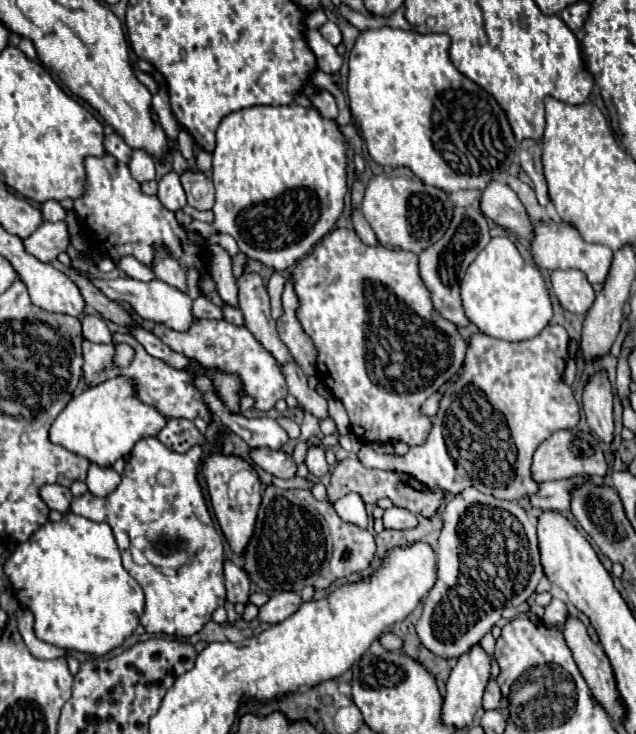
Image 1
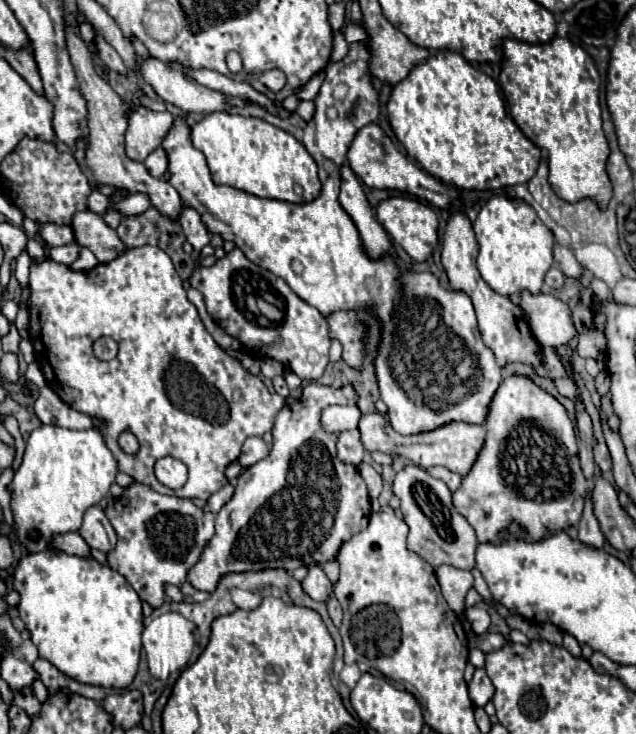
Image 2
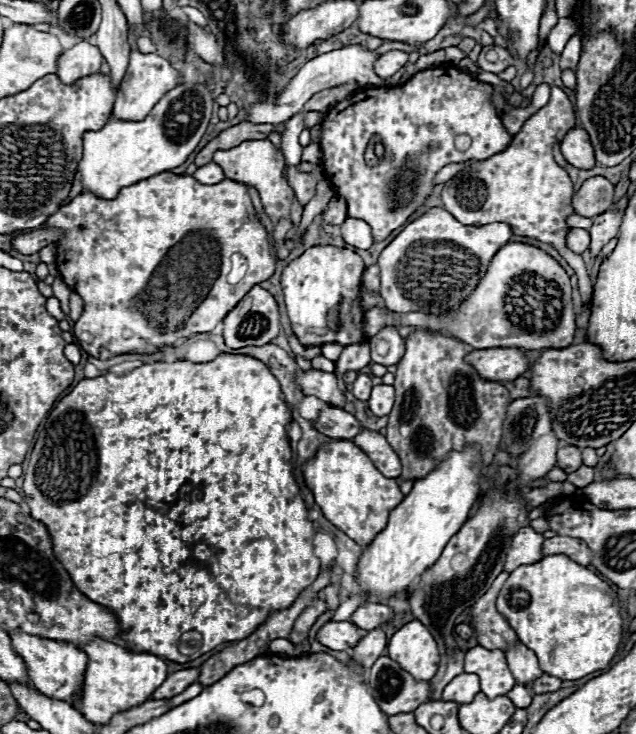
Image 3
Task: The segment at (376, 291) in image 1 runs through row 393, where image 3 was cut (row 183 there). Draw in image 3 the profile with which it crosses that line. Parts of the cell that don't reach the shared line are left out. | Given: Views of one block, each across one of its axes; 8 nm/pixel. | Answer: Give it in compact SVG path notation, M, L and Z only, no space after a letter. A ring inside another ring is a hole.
M434 66L426 68L418 74L414 74L406 84L402 86L384 86L384 88L366 88L344 102L338 102L324 118L322 122L322 166L326 178L330 176L330 182L338 196L342 196L348 204L348 216L360 218L370 224L374 242L384 240L392 234L392 230L406 224L406 220L432 196L434 190L434 176L440 168L454 162L464 160L484 160L492 154L502 152L512 136L502 126L502 120L498 118L494 104L490 100L492 86L484 84L470 74L462 72L456 66ZM466 134L470 136L472 144L466 152L456 150L454 140L456 136ZM372 136L380 136L380 142L384 146L382 158L378 158L376 166L366 164L364 150L366 144L372 140Z

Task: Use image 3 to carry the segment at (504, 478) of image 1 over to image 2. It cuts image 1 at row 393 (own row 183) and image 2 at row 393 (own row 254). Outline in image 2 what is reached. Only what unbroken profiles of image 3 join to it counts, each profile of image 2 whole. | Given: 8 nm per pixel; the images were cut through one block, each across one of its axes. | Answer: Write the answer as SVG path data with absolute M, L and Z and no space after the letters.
M562 378L562 380L556 380L554 384L556 384L558 392L564 394L566 398L570 398L570 400L576 400L578 394L580 394L580 392L578 392L578 386L576 386L576 382L574 382L572 378Z

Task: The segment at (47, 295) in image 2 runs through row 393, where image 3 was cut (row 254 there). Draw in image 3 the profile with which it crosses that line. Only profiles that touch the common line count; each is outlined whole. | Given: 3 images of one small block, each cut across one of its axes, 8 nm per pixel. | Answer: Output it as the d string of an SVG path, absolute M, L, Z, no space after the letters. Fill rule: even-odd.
M162 172L120 190L112 200L96 198L84 190L50 216L42 228L62 230L62 238L54 244L56 266L62 280L84 300L84 312L74 322L72 334L78 346L94 358L100 358L102 350L114 356L152 354L160 346L214 330L254 284L274 274L278 260L276 252L274 256L270 252L272 244L254 212L248 188L228 178L204 186L192 176ZM236 252L248 260L248 272L238 284L228 284L228 262Z

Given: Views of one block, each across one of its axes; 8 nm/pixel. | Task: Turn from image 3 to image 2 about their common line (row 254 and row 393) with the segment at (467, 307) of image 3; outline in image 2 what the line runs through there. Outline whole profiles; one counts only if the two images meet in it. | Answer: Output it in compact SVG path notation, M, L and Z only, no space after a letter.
M508 376L498 386L484 422L486 440L470 468L462 478L460 488L454 492L454 508L472 524L480 542L504 540L508 524L524 524L524 530L532 540L548 536L548 532L566 530L578 524L584 508L586 492L592 490L590 480L584 478L578 462L578 444L572 420L566 408L538 384L526 376Z

